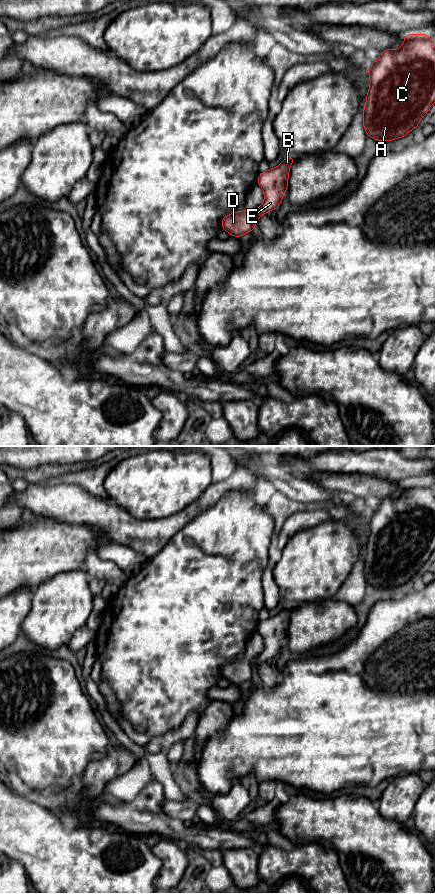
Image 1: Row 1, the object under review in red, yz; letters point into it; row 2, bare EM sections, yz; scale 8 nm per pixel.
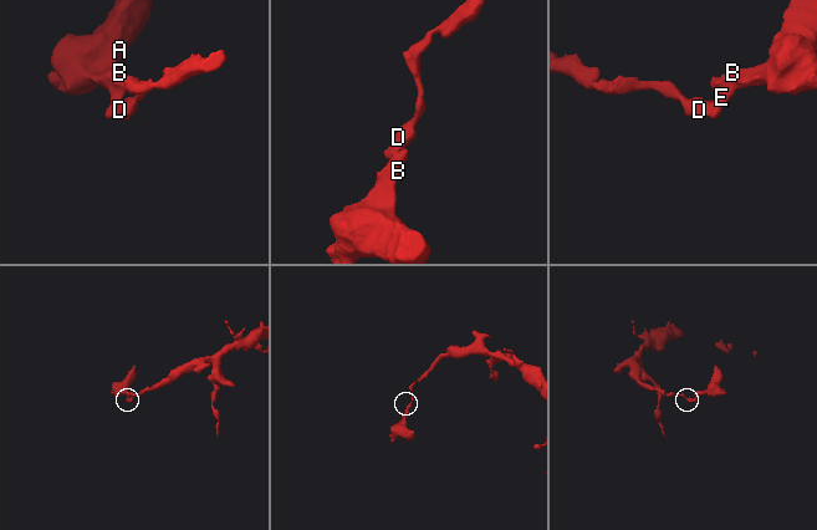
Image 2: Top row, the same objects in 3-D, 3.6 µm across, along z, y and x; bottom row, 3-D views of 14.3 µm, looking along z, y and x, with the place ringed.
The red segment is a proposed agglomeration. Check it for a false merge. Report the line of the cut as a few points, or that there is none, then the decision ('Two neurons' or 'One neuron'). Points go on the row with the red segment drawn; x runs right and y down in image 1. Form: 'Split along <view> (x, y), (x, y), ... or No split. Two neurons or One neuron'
Split along yz (251, 212), (254, 228). Two neurons

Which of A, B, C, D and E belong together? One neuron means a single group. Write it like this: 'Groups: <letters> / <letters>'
Groups: A B C E / D

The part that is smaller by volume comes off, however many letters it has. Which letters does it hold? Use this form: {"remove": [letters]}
{"remove": ["A", "B", "C", "E"]}

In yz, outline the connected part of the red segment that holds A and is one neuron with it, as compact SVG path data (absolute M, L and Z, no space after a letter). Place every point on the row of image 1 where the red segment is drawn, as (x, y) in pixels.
M406 34L402 46L397 50L385 49L377 61L369 63L370 86L363 109L363 127L366 135L377 140L390 142L405 137L417 128L421 119L435 101L435 48L428 34Z

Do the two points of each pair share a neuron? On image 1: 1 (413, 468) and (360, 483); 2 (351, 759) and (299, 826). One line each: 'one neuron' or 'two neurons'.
1: two neurons
2: two neurons

